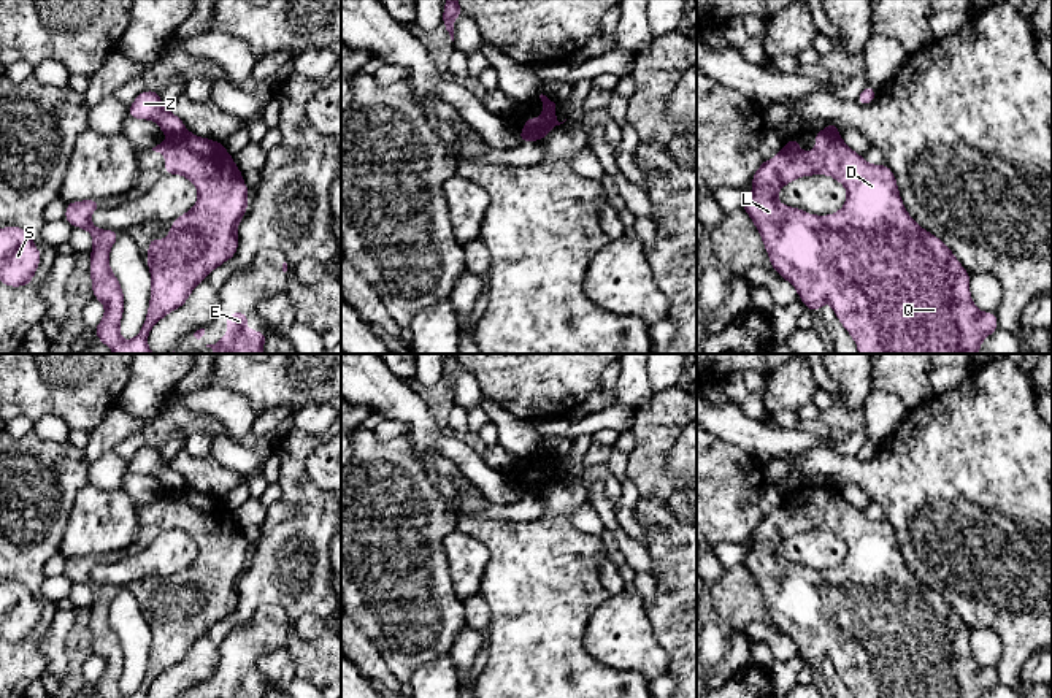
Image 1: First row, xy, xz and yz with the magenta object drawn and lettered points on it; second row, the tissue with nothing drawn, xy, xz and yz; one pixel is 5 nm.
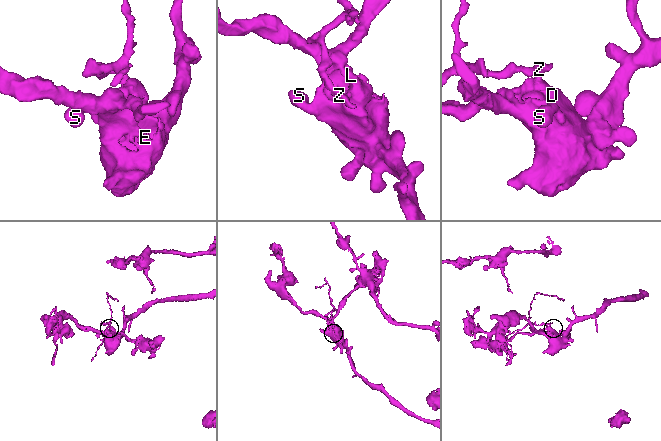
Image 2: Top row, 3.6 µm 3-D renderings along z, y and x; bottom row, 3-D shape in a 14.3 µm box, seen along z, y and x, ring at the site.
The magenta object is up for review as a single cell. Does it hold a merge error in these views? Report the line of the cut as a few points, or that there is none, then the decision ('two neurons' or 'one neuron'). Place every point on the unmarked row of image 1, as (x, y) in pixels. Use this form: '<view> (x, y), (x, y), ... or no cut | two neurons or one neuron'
xz (526, 483), (532, 483), (540, 494) | two neurons

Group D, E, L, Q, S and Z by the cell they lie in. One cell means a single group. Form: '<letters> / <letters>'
D E L Q S / Z

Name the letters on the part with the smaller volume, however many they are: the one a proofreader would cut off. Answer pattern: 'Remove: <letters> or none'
Remove: Z

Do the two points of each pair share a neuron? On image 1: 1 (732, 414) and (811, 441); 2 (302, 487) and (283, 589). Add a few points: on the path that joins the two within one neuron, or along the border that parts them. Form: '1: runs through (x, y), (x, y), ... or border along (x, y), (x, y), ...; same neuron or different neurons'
1: runs through (751, 433), (757, 440), (792, 441); same neuron
2: border along (281, 497), (289, 502), (319, 500); different neurons

